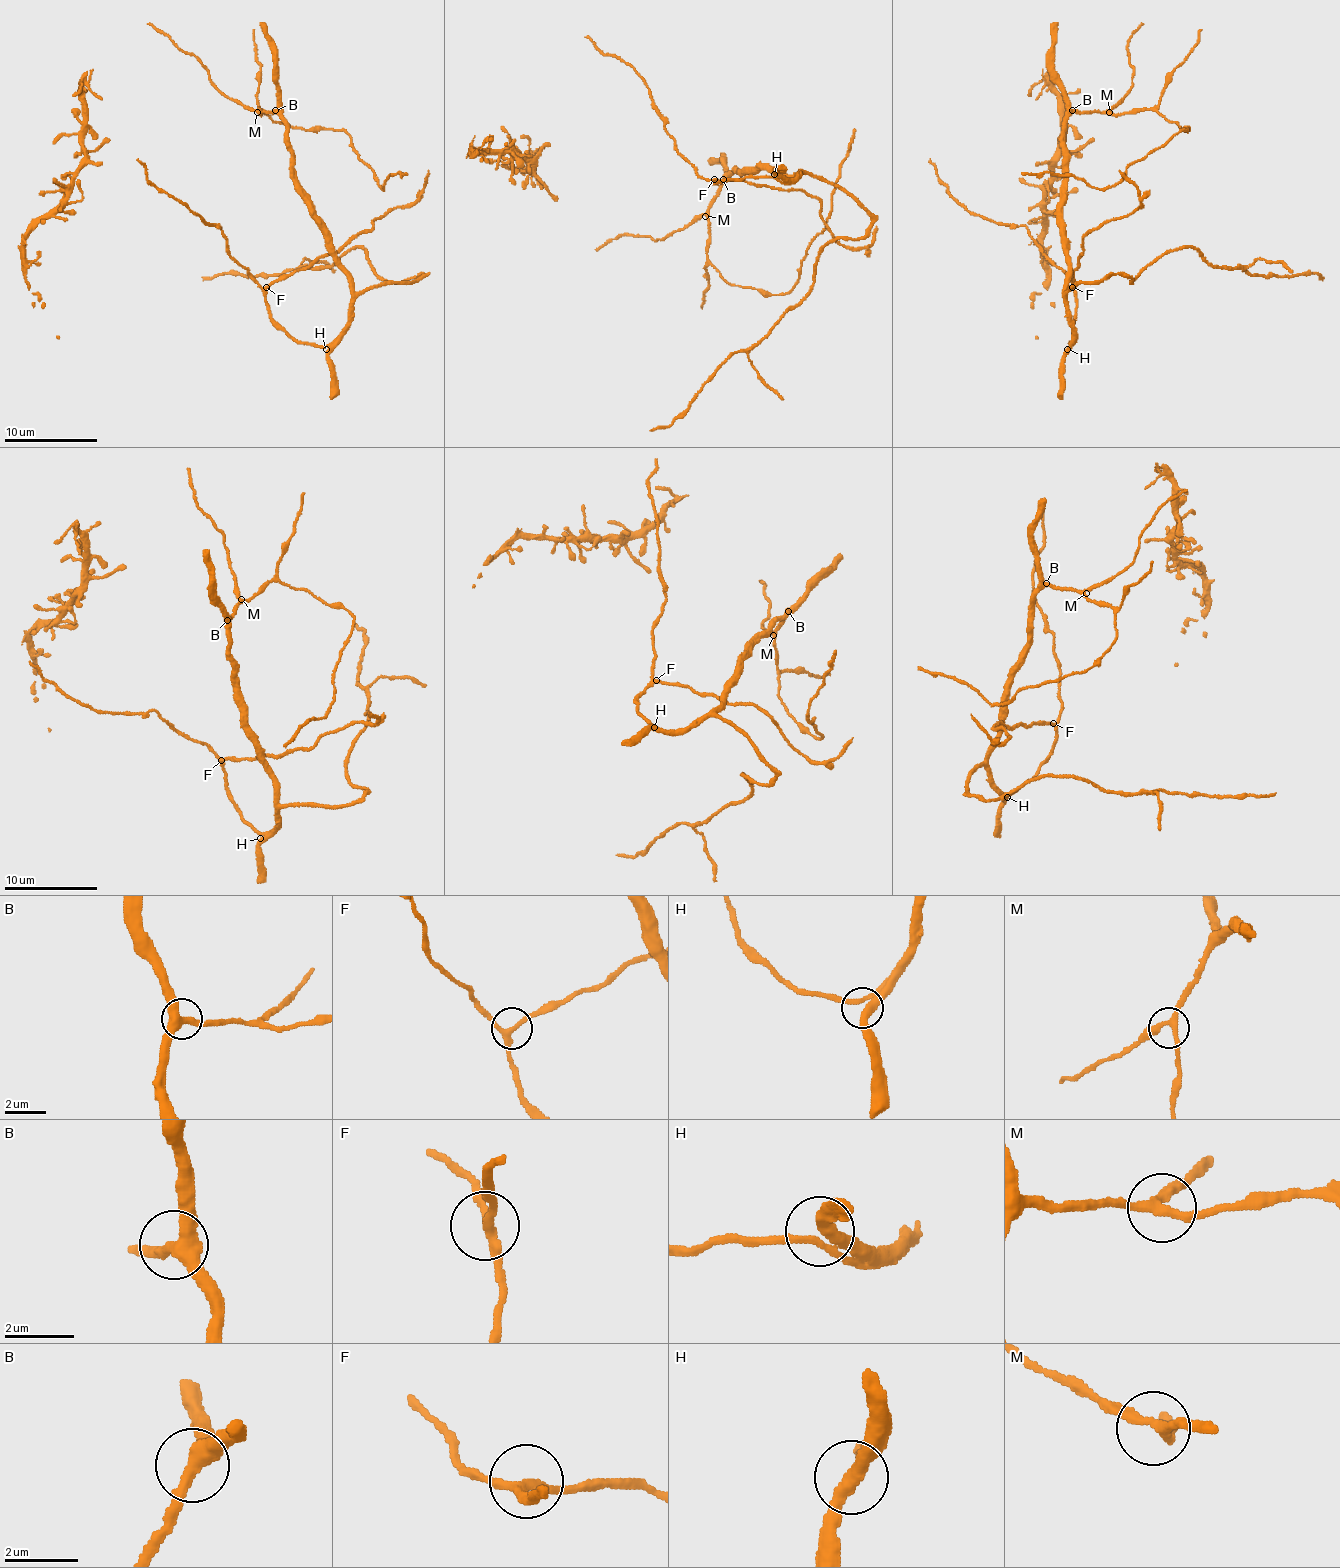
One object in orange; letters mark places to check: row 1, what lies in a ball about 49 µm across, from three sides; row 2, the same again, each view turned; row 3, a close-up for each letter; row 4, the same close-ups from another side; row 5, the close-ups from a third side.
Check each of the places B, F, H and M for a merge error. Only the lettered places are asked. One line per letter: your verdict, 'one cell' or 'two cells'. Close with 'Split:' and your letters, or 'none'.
B: one cell
F: one cell
H: one cell
M: one cell
Split: none

